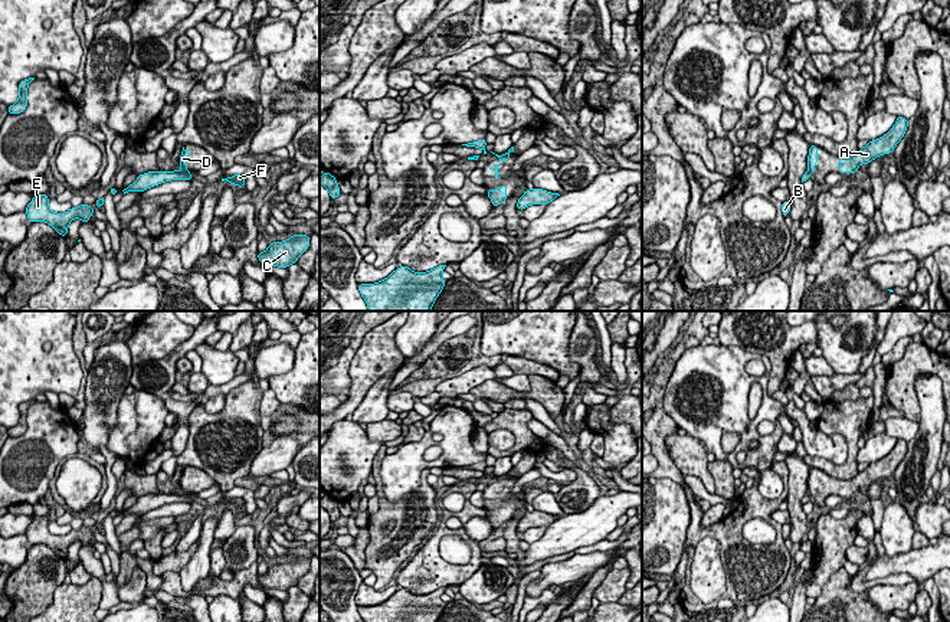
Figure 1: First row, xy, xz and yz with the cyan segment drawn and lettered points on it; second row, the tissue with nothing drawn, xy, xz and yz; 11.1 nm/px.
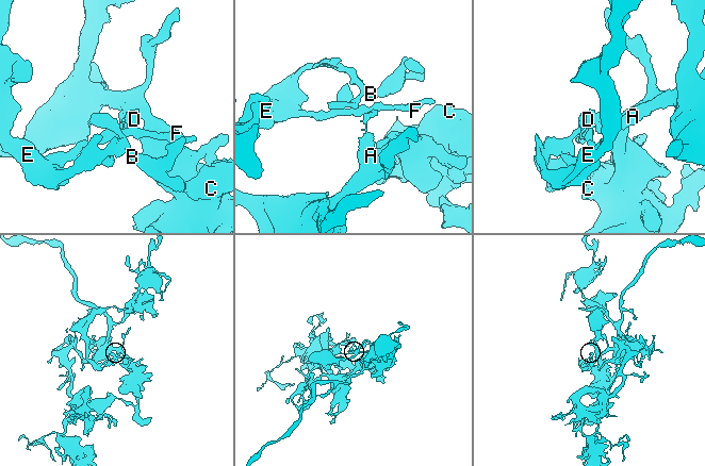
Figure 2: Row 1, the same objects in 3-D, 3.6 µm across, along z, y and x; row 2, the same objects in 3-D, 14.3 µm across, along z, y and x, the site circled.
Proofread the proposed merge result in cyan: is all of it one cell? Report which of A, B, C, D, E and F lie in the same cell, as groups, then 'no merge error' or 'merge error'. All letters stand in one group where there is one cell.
A C D / B E F | merge error

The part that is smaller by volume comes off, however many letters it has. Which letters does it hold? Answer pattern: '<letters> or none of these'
B, E, F

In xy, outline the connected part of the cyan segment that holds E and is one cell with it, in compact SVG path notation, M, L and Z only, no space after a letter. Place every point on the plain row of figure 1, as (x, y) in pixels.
M39 517L32 521L26 530L27 541L33 544L46 544L52 549L60 559L68 557L68 549L73 541L81 541L86 546L94 537L94 531L88 527L81 527L79 530L72 530L66 536L52 534L48 528L48 517Z

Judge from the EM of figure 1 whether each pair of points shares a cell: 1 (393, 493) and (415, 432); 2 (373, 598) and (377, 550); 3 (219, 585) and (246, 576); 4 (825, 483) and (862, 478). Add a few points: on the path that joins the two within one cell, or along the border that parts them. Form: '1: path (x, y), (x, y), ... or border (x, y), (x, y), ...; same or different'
1: border (425, 432), (418, 441), (405, 442); different
2: border (373, 586), (379, 591); different
3: path (226, 585), (236, 585), (239, 582); same
4: path (834, 485), (854, 484); same

